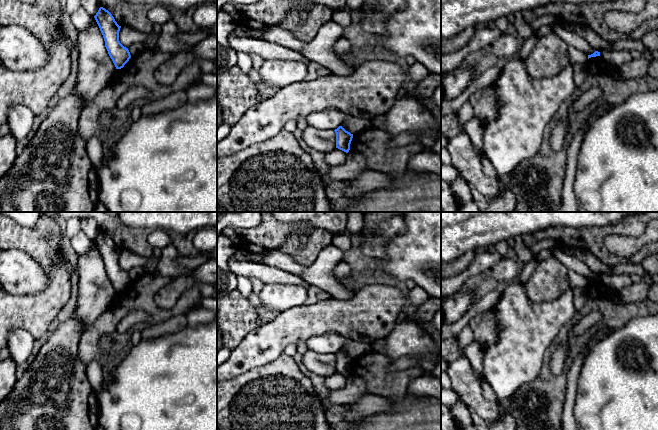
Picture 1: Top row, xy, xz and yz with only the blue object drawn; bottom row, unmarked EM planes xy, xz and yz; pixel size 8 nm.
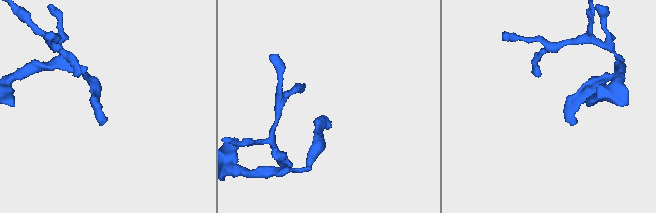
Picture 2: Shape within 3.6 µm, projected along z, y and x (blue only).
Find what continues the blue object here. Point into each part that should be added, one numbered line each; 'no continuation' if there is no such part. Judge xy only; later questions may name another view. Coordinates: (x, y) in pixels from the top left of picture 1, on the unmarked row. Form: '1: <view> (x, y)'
no continuation

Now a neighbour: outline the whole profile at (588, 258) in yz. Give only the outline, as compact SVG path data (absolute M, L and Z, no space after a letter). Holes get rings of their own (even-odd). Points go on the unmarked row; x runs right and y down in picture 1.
M580 248L575 249L574 256L598 276L612 273L610 266L603 263L588 250Z

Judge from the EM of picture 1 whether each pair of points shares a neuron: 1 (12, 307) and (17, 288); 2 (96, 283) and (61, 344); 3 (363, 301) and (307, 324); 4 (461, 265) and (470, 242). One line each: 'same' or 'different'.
1: different
2: different
3: same
4: different

